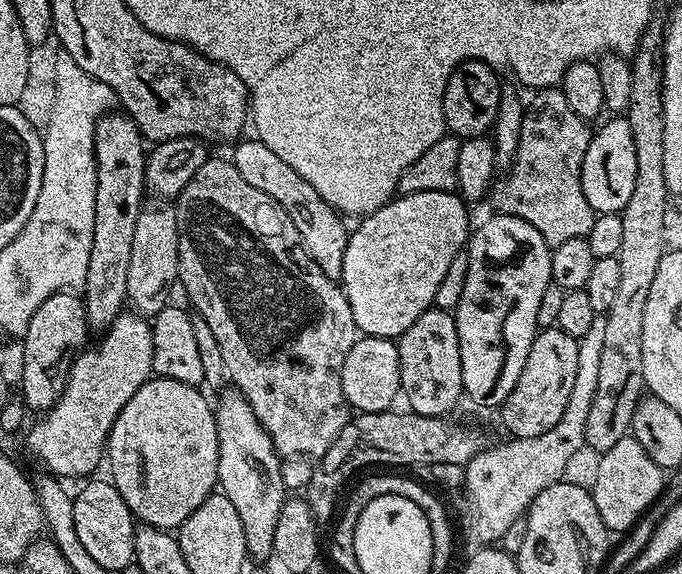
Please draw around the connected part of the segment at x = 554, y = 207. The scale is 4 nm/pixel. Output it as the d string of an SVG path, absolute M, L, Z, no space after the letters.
M559 87L537 91L533 96L524 110L522 136L512 166L507 169L508 177L491 185L490 200L502 215L525 220L525 225L542 234L548 247L554 249L570 242L570 238L586 238L598 215L582 194L580 177L593 129L589 121L570 110L570 102Z

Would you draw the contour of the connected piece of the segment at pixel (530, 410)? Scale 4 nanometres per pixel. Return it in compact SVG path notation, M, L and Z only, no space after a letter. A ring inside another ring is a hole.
M555 326L537 331L530 354L526 354L526 366L522 366L514 390L510 390L498 412L509 437L518 440L538 438L538 434L546 434L546 430L553 428L558 418L562 418L562 410L566 410L566 402L570 402L574 373L578 371L579 345L577 337Z

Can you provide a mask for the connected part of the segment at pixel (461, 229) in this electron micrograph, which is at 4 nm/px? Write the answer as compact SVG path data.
M455 191L450 192L423 192L422 194L406 194L405 196L397 195L395 198L383 204L376 212L363 217L359 221L357 228L351 229L348 237L348 245L346 246L346 254L342 258L342 270L340 271L338 280L344 289L344 297L350 302L350 314L354 314L354 322L356 323L357 333L365 336L382 336L385 338L399 338L406 330L410 330L410 326L414 326L414 321L418 319L422 313L436 303L436 291L439 284L442 283L442 277L446 274L446 270L450 267L450 262L454 262L454 258L460 252L465 251L470 235L470 227L468 228L468 208L469 205L461 200Z

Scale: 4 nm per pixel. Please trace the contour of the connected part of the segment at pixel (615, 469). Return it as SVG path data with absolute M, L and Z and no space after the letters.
M631 434L623 436L610 446L610 450L599 455L598 478L590 490L594 506L598 506L598 514L609 533L623 534L635 526L640 515L658 498L664 488L666 472L646 454L646 450L642 450L642 446L638 446Z

